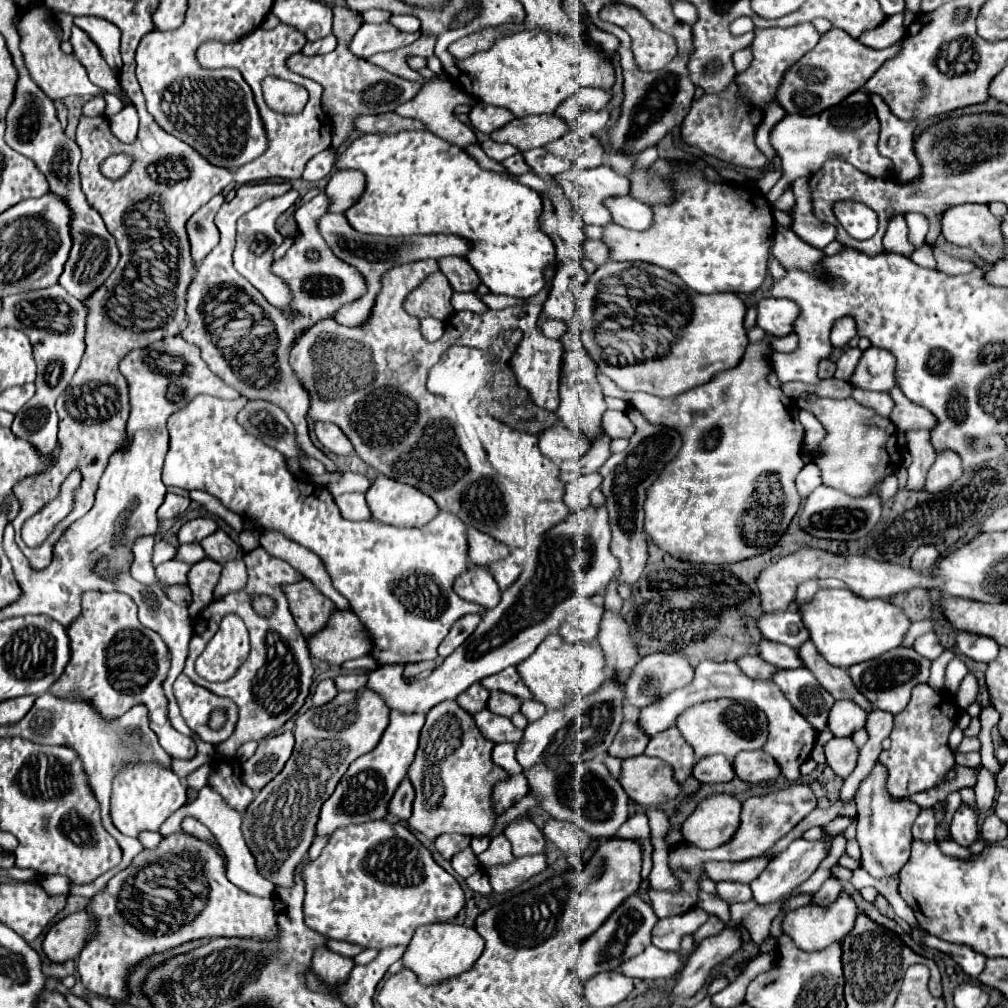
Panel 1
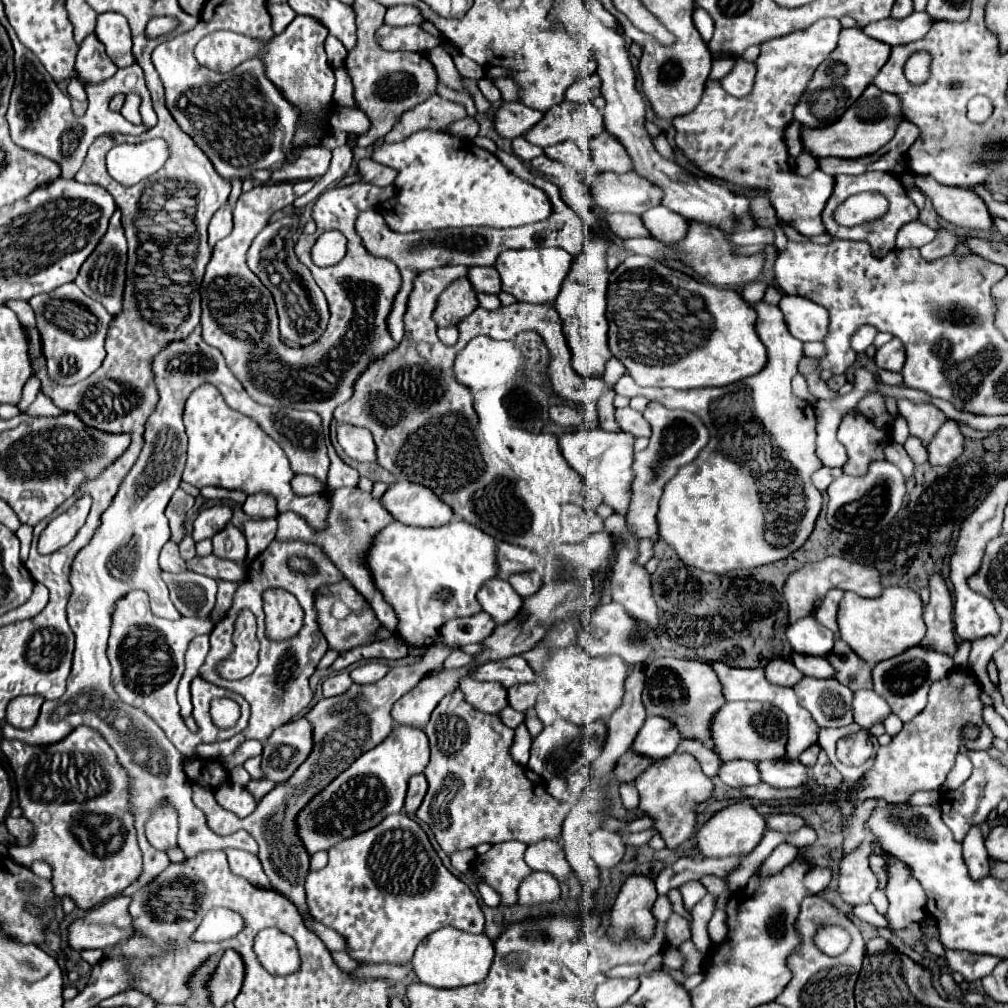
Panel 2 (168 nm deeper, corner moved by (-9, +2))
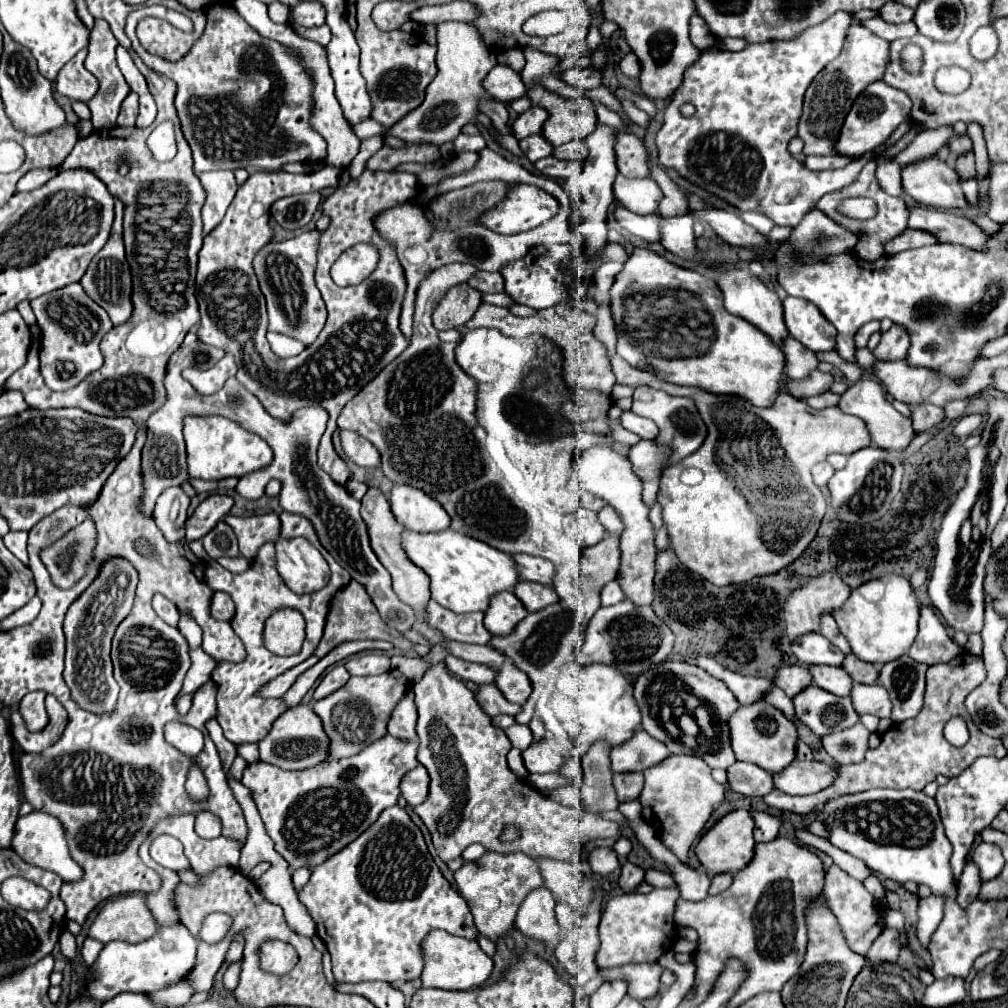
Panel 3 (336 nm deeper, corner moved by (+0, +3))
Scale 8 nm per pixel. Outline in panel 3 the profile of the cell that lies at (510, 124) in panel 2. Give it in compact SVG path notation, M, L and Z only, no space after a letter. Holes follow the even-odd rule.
M531 106L527 112L517 116L517 120L511 124L511 132L513 132L513 136L517 140L533 136L533 134L539 134L545 120L547 120L547 110Z

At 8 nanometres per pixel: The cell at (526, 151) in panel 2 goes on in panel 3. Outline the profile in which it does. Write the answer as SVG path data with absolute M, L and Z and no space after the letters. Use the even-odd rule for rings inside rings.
M541 134L527 136L525 140L519 140L519 148L527 156L529 162L537 162L545 156L551 156L551 150L553 150L553 146Z

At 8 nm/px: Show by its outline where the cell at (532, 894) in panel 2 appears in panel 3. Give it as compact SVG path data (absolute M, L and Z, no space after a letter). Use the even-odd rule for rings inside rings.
M535 888L521 902L515 918L517 928L537 940L543 940L549 946L557 946L559 924L555 920L555 900L547 888Z

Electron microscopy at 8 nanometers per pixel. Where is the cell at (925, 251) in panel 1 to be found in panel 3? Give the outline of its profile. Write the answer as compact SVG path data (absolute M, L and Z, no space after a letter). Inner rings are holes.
M923 206L909 208L909 212L911 212L909 222L913 222L913 228L933 232L939 244L959 244L977 252L985 252L987 248L989 236L975 222L967 218Z

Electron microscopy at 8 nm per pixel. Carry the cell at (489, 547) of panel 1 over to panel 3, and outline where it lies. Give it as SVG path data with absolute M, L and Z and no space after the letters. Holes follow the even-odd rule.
M513 554L513 560L517 564L517 574L521 580L531 580L531 582L541 582L545 586L551 586L551 578L555 574L555 566L539 556L529 556L529 554Z

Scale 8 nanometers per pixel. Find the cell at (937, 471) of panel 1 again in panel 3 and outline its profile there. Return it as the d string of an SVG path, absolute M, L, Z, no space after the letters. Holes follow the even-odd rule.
M919 404L919 406L915 406L911 412L913 412L913 416L911 416L911 420L913 420L913 430L915 430L917 434L935 428L935 426L941 424L943 418L945 418L945 410L939 408L939 406L931 406L931 404Z

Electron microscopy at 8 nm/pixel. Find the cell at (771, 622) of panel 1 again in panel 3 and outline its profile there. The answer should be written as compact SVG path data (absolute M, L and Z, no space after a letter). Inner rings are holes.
M807 632L805 636L799 636L791 642L791 652L797 656L801 664L829 664L829 666L841 666L843 652L829 644L825 636L819 632Z

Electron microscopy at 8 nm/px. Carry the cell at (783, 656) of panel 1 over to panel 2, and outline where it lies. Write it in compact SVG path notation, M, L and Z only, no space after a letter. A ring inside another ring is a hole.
M792 653L792 661L808 677L816 677L816 679L834 679L836 677L836 671L834 671L834 667L830 665L828 659L806 657L802 653Z

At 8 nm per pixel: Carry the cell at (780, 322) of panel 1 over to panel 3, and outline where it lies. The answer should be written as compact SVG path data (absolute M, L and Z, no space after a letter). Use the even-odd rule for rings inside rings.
M787 296L783 300L783 310L789 334L803 346L813 352L835 348L837 330L825 320L825 316L821 316L819 308L815 308L807 300Z

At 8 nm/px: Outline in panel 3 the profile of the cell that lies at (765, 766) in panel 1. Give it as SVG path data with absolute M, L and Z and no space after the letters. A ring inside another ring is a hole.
M795 760L785 768L785 772L777 772L773 776L773 784L781 792L789 794L815 794L827 788L835 778L835 768L827 766L825 762L799 762Z

